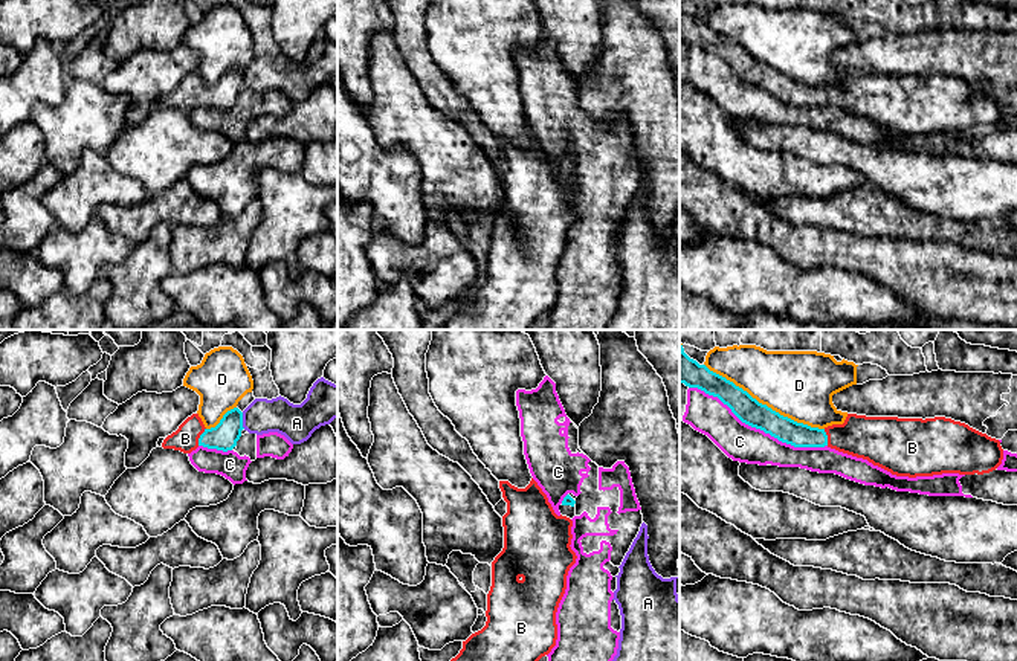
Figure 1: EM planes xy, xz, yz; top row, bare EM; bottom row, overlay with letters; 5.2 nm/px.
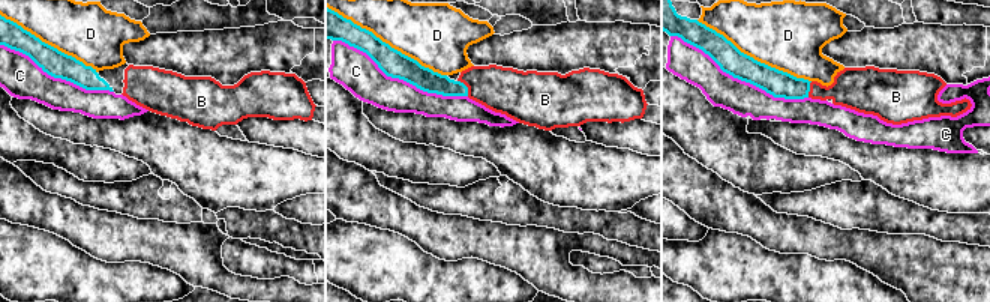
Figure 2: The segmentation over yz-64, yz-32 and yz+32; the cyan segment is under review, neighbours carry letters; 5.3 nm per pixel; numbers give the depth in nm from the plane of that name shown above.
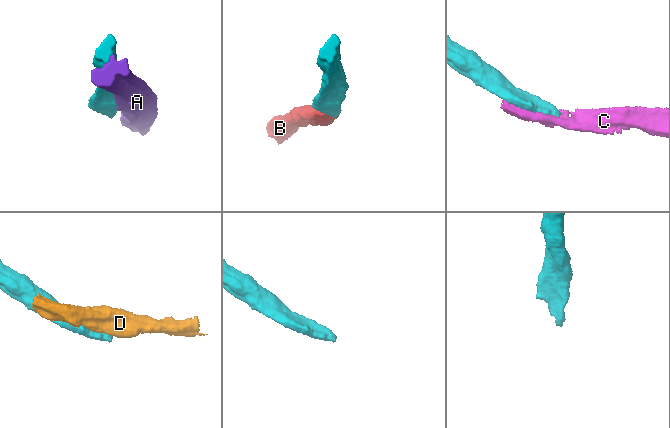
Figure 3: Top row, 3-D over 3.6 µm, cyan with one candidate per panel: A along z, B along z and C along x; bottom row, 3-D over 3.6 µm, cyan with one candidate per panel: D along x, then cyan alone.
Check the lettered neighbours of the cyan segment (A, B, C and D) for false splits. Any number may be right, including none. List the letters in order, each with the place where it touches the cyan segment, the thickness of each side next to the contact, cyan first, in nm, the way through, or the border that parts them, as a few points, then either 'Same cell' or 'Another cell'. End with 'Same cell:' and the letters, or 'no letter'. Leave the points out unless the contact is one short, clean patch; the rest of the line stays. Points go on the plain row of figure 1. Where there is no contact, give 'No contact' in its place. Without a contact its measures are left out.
A: Touches cyan at xy (242, 78). Thickness 140 nm (cyan) against 180 nm. Another cell
B: Touches cyan at xy (200, 95). Thickness 140 nm (cyan) against 140 nm. Path across: xy (223, 95), (200, 95), (185, 96). Same cell
C: Touches cyan at yz (758, 86). Thickness 140 nm (cyan) against 200 nm. Another cell
D: Touches cyan at yz (764, 63). Thickness 140 nm (cyan) against 360 nm. Another cell
Same cell: B

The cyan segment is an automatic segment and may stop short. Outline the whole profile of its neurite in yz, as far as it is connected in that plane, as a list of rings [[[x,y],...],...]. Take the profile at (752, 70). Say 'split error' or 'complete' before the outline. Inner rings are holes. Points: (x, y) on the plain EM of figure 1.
split error | [[[680,2],[680,41],[718,55],[745,82],[794,105],[831,105],[896,134],[983,133],[1003,118],[1000,99],[945,75],[848,72],[843,82],[811,85],[759,61],[747,49],[690,17]]]

